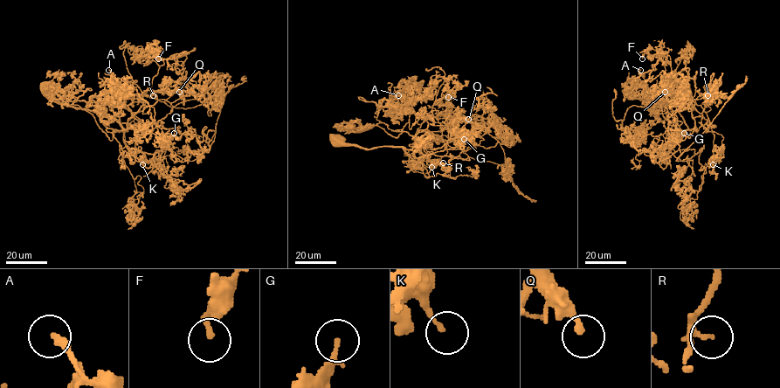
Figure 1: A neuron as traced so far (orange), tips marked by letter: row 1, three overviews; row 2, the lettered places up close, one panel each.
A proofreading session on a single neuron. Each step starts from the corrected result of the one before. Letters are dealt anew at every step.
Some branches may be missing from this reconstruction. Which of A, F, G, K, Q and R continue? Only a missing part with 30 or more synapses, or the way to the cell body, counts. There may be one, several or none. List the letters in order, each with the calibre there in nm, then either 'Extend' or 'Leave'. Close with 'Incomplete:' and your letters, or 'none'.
A: Thickness 240 nm. Leave
F: Thickness 200 nm. Leave
G: Thickness 190 nm. Leave
K: Thickness 180 nm. Leave
Q: Thickness 220 nm. Leave
R: Thickness 180 nm. Leave
Incomplete: none

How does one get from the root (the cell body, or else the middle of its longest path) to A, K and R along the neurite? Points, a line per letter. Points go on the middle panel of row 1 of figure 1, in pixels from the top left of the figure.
A: (337, 142), (365, 148), (402, 147), (410, 149), (416, 135), (428, 122), (398, 95)
K: (337, 142), (365, 148), (401, 147), (409, 162), (420, 162), (427, 177), (445, 174), (450, 166), (431, 167)
R: (337, 142), (401, 147), (418, 169), (422, 160), (443, 162)

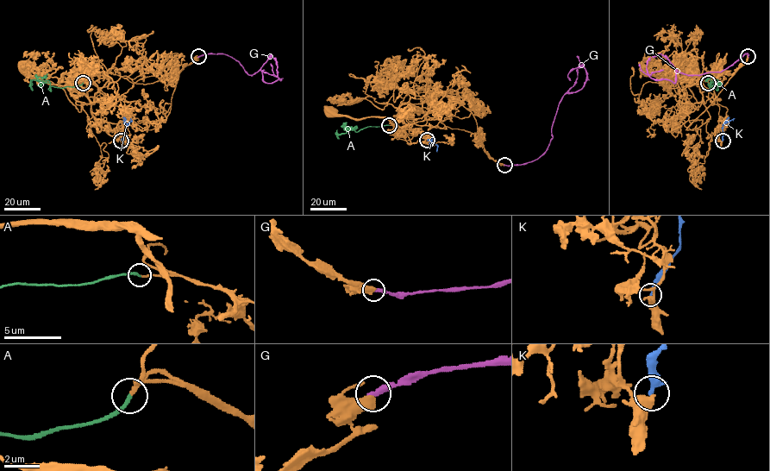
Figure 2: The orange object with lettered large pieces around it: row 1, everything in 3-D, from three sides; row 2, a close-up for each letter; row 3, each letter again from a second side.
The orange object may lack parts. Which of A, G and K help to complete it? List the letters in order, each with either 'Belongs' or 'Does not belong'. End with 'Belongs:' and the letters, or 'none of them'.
A: Belongs
G: Does not belong
K: Does not belong
Belongs: A

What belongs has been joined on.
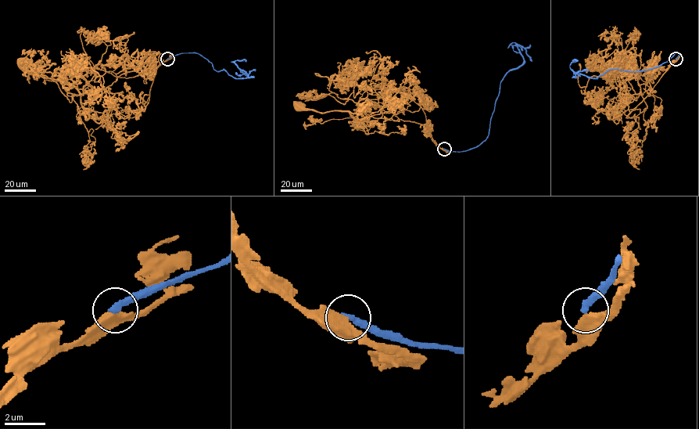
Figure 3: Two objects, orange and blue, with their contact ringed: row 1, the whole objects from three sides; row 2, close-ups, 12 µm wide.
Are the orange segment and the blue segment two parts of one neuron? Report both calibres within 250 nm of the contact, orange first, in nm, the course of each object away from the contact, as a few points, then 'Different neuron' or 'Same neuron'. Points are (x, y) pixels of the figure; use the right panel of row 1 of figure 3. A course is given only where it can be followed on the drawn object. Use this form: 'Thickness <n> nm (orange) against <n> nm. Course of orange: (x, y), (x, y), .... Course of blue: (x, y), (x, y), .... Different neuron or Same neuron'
Thickness 420 nm (orange) against 300 nm. Course of orange: (675, 59), (625, 117), (632, 110), (639, 109), (641, 112), (647, 106), (634, 63). Course of blue: (675, 59), (678, 52), (650, 69), (609, 70), (596, 78), (573, 70), (570, 64), (574, 59), (578, 61). Different neuron

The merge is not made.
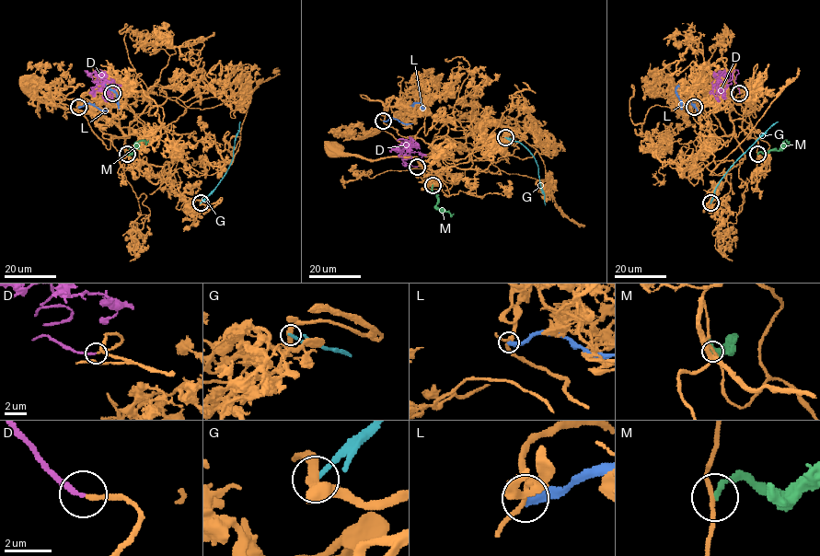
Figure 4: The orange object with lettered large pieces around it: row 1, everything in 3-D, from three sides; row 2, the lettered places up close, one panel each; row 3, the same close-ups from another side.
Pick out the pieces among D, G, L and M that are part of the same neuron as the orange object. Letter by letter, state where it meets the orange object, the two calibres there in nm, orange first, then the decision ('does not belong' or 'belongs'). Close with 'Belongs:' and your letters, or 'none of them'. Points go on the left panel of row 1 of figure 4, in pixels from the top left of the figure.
D: (112, 93) | 170/190 nm | belongs
G: (201, 202) | 260/200 nm | does not belong
L: (78, 107) | 200/420 nm | does not belong
M: (127, 154) | 180/200 nm | does not belong
Belongs: D

